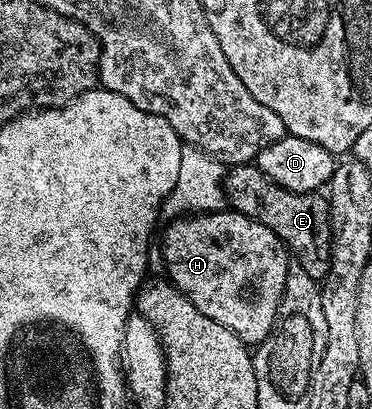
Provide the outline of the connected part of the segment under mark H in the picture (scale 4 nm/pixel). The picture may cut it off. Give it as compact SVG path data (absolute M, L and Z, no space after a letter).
M233 210L190 214L185 218L171 220L165 226L167 228L166 233L162 236L162 260L166 263L167 273L165 272L165 275L170 283L176 285L188 297L192 302L192 306L196 306L196 310L200 310L200 314L212 318L212 322L220 322L220 326L228 326L228 330L232 330L232 334L236 334L247 346L257 346L262 341L267 340L274 330L274 323L278 320L278 307L282 304L286 274L291 266L291 261L288 259L288 249L283 244L282 239L276 234L272 234L272 230L268 230L268 226L264 226L260 222L256 222L252 218Z

